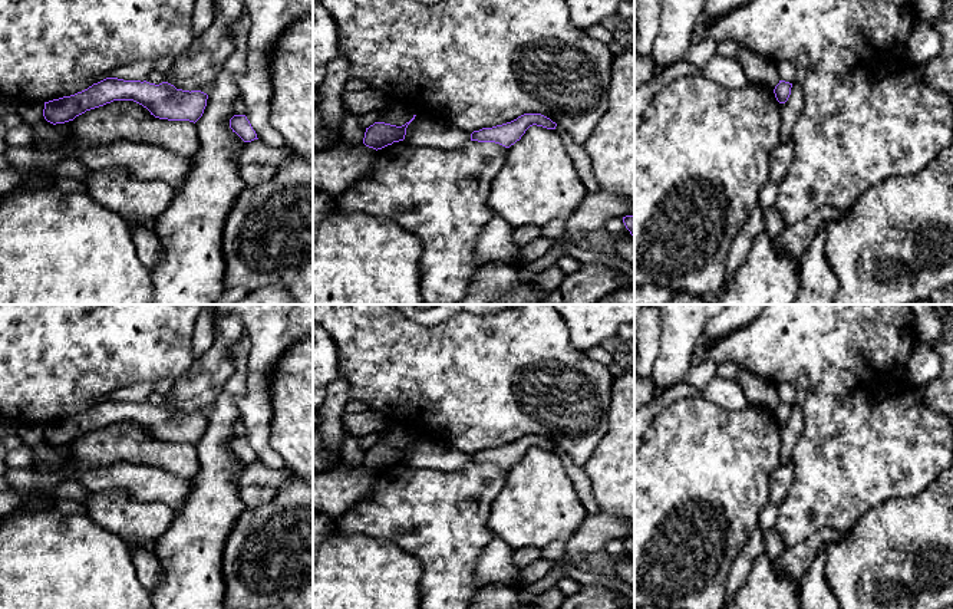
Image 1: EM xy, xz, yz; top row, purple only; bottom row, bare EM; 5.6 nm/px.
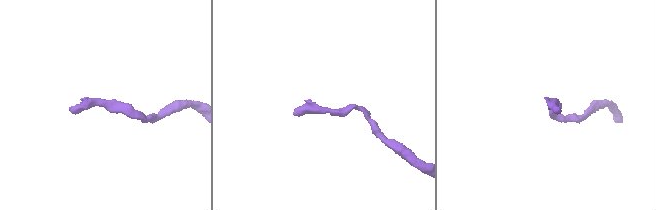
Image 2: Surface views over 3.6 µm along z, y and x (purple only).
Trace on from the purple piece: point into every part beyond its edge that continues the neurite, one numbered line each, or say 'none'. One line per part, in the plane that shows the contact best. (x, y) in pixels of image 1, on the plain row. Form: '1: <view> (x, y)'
none

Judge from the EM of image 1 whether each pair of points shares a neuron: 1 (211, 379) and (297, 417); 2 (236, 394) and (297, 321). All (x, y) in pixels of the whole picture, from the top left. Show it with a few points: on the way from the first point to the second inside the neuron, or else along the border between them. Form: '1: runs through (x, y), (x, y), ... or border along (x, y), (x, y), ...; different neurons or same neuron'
1: border along (274, 372), (271, 382), (271, 431), (269, 438); different neurons
2: border along (249, 345), (247, 392), (238, 401), (240, 412); different neurons

